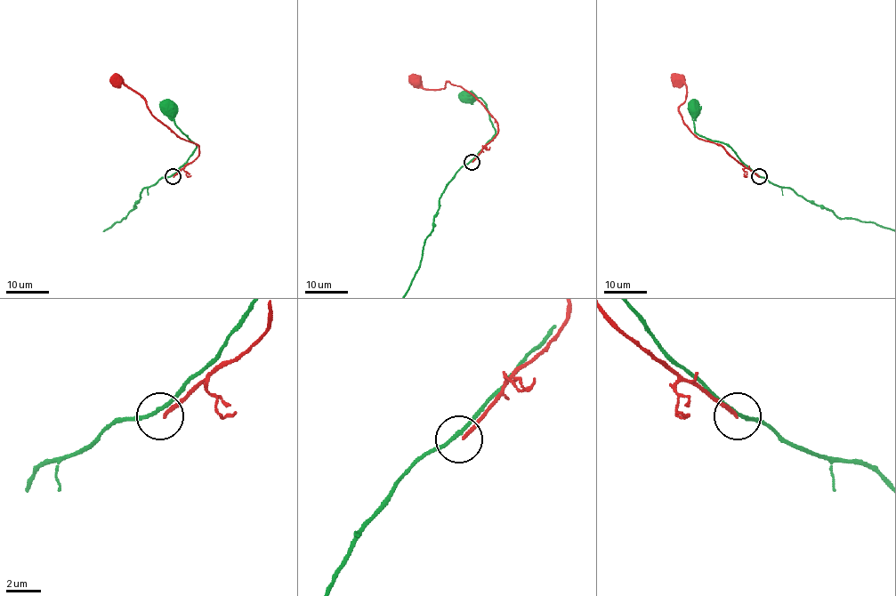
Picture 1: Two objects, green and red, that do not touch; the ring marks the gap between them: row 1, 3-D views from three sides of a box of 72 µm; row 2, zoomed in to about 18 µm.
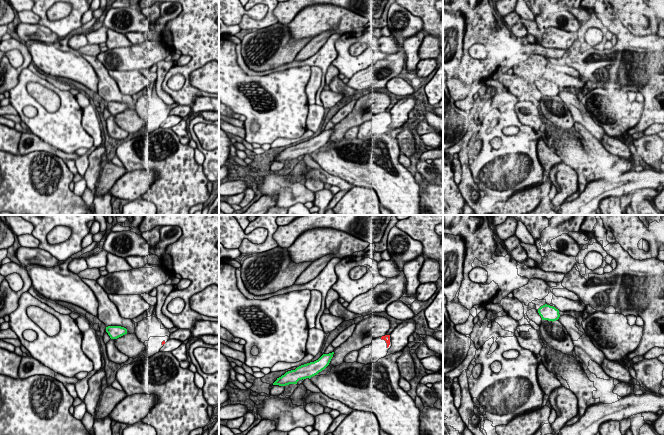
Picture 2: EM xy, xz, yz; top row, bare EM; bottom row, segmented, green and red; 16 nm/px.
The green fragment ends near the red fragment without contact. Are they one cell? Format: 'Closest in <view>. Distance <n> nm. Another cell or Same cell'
Closest in xz. Distance 800 nm. Another cell

